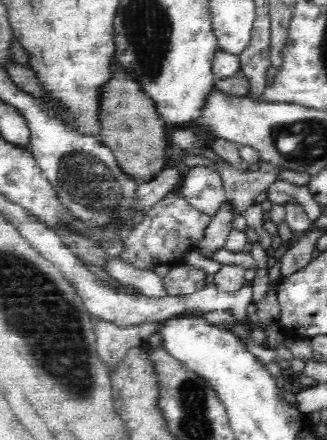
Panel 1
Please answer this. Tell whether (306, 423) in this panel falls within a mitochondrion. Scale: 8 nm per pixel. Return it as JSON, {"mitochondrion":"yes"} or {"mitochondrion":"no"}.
{"mitochondrion":"no"}

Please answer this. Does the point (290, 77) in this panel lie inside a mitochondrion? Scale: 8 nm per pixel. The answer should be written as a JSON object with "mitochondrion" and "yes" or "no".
{"mitochondrion":"no"}

